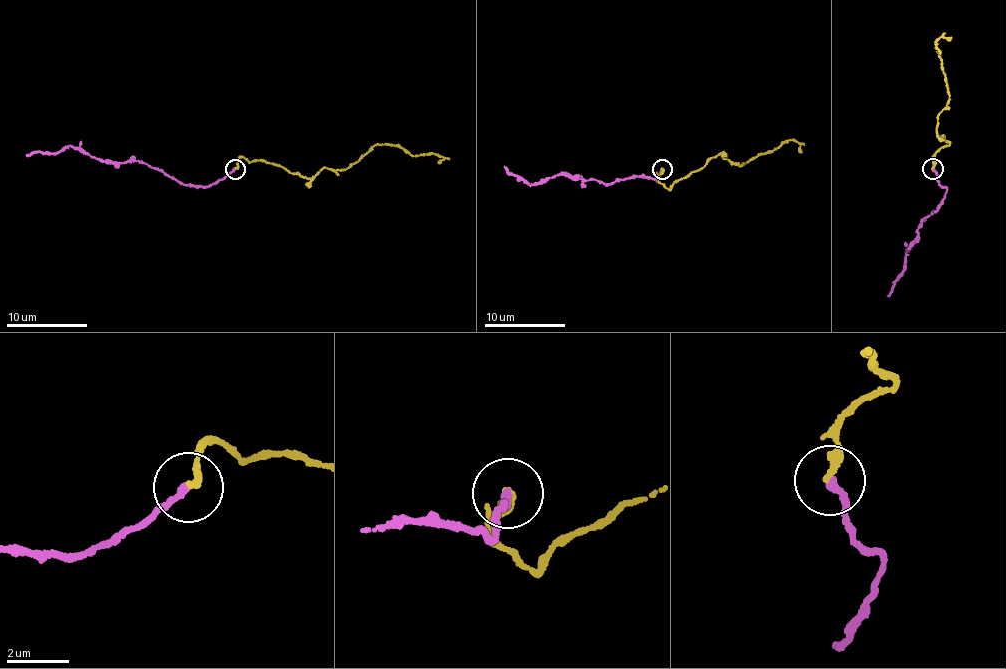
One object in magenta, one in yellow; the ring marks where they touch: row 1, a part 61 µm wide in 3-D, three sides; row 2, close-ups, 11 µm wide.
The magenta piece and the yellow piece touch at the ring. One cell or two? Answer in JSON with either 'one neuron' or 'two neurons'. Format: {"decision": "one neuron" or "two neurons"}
{"decision": "one neuron"}

